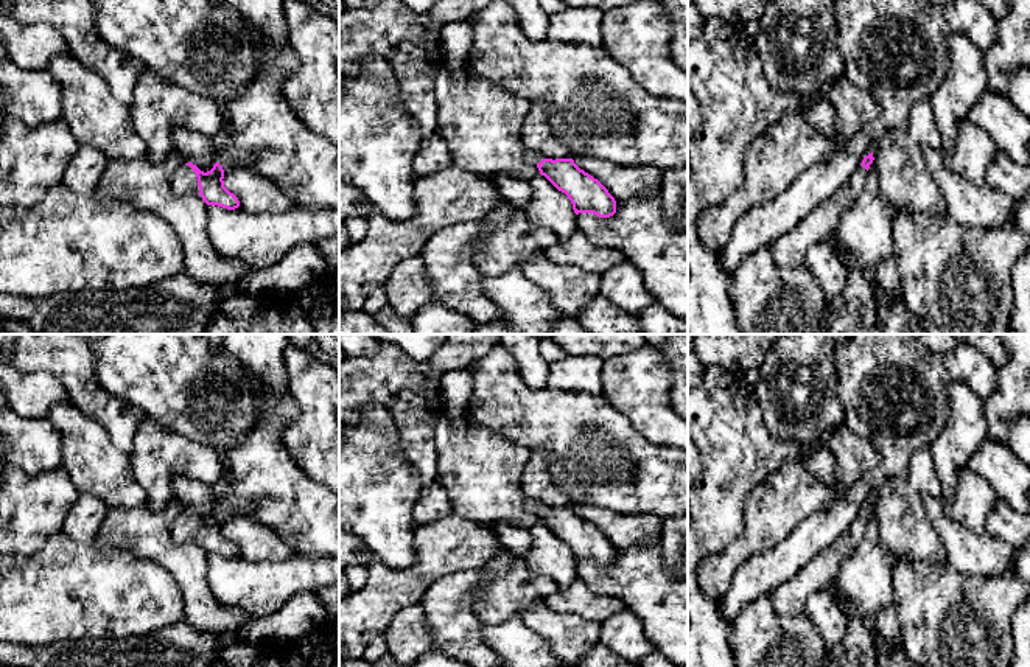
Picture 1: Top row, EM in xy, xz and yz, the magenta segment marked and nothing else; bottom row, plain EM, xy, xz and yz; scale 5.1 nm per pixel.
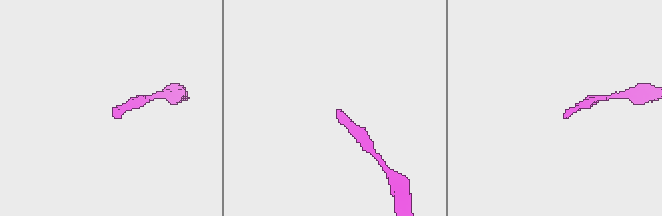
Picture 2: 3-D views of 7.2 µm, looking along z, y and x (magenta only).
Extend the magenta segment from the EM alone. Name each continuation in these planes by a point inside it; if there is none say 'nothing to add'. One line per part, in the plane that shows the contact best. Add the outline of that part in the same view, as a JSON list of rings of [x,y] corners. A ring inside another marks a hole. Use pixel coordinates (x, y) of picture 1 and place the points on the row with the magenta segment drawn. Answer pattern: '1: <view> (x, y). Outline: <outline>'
1: xy (185, 182). Outline: [[[182,165],[173,179],[173,191],[176,194],[199,194],[199,187],[198,187],[198,177],[196,173],[188,166],[188,165]]]

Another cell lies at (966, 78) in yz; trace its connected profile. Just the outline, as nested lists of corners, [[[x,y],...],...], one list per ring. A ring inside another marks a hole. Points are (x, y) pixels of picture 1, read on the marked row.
[[[963,34],[951,36],[946,42],[949,70],[937,92],[930,96],[941,146],[954,148],[960,123],[968,118],[969,109],[986,90],[986,67],[983,51]]]

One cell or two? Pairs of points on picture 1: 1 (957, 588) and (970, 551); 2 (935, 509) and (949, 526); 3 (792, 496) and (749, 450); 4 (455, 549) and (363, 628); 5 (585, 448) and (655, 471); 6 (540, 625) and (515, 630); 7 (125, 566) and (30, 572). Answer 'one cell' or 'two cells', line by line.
1: two cells
2: one cell
3: two cells
4: one cell
5: one cell
6: two cells
7: one cell

